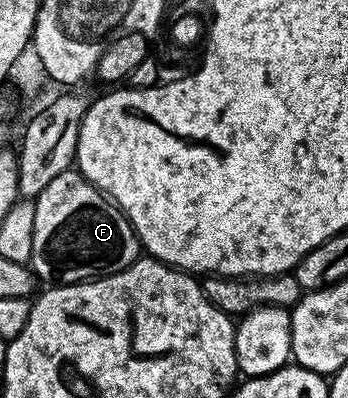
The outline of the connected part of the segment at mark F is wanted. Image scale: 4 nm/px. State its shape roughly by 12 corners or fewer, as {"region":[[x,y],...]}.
{"region":[[76,169],[34,202],[31,270],[88,283],[142,254],[127,216]]}

